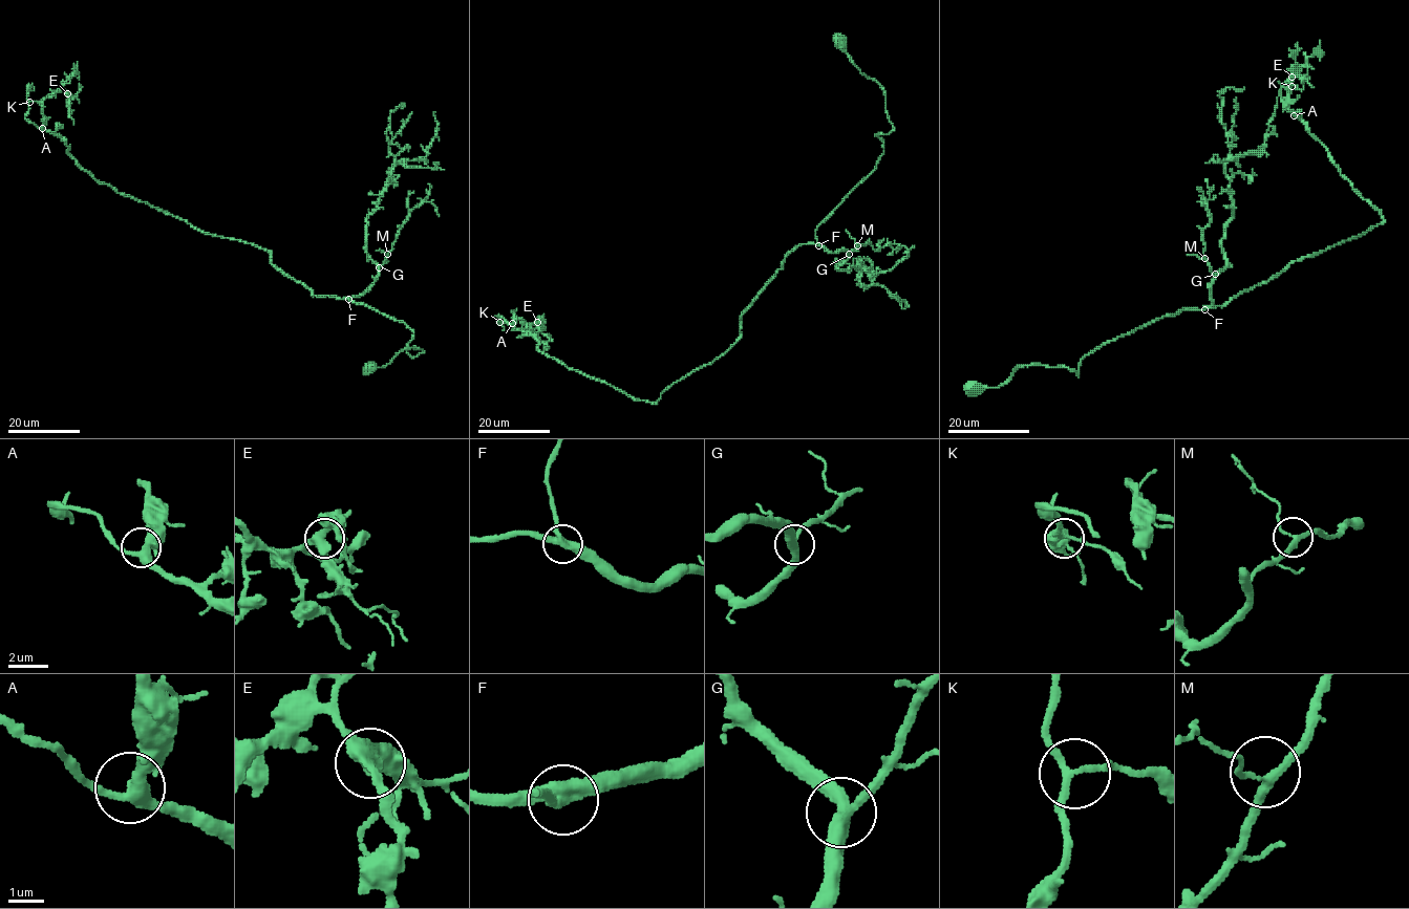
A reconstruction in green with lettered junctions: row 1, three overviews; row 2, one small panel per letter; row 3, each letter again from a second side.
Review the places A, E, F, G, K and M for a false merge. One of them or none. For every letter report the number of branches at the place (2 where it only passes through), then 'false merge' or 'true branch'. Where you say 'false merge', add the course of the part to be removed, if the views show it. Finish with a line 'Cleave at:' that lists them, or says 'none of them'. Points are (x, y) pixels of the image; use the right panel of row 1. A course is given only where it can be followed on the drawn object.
A: 3 branches meet; true branch
E: 3 branches meet; true branch
F: 3 branches meet; true branch
G: 3 branches meet; true branch
K: 3 branches meet; true branch
M: 3 branches meet; true branch
Cleave at: none of them

